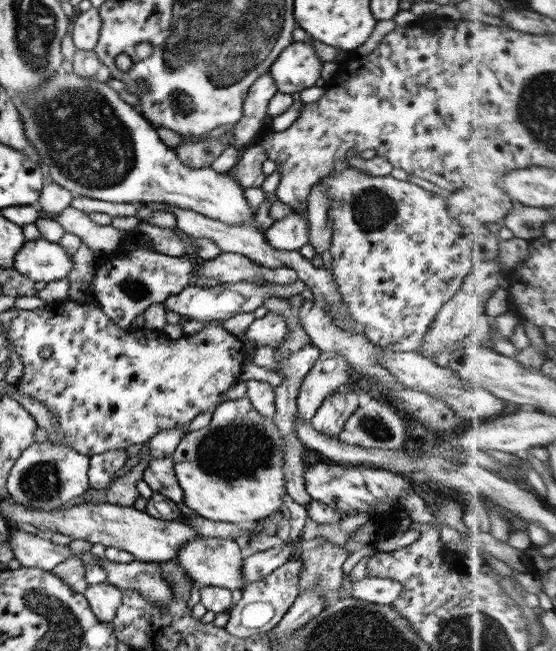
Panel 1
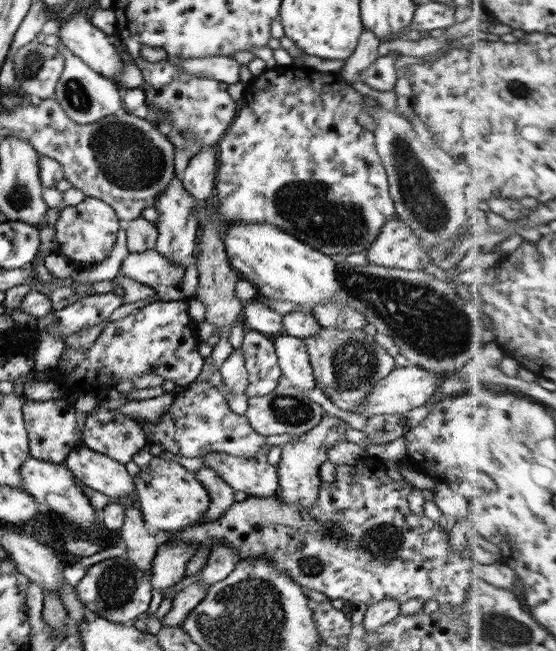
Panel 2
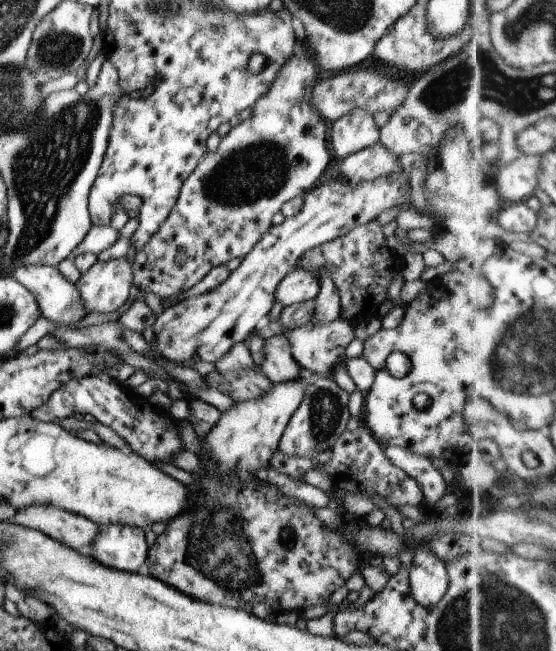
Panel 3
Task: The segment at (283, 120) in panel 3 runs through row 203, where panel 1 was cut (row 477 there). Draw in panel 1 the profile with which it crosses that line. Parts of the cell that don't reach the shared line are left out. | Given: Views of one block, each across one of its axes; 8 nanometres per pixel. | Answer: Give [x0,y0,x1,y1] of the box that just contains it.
[170,396,285,526]

